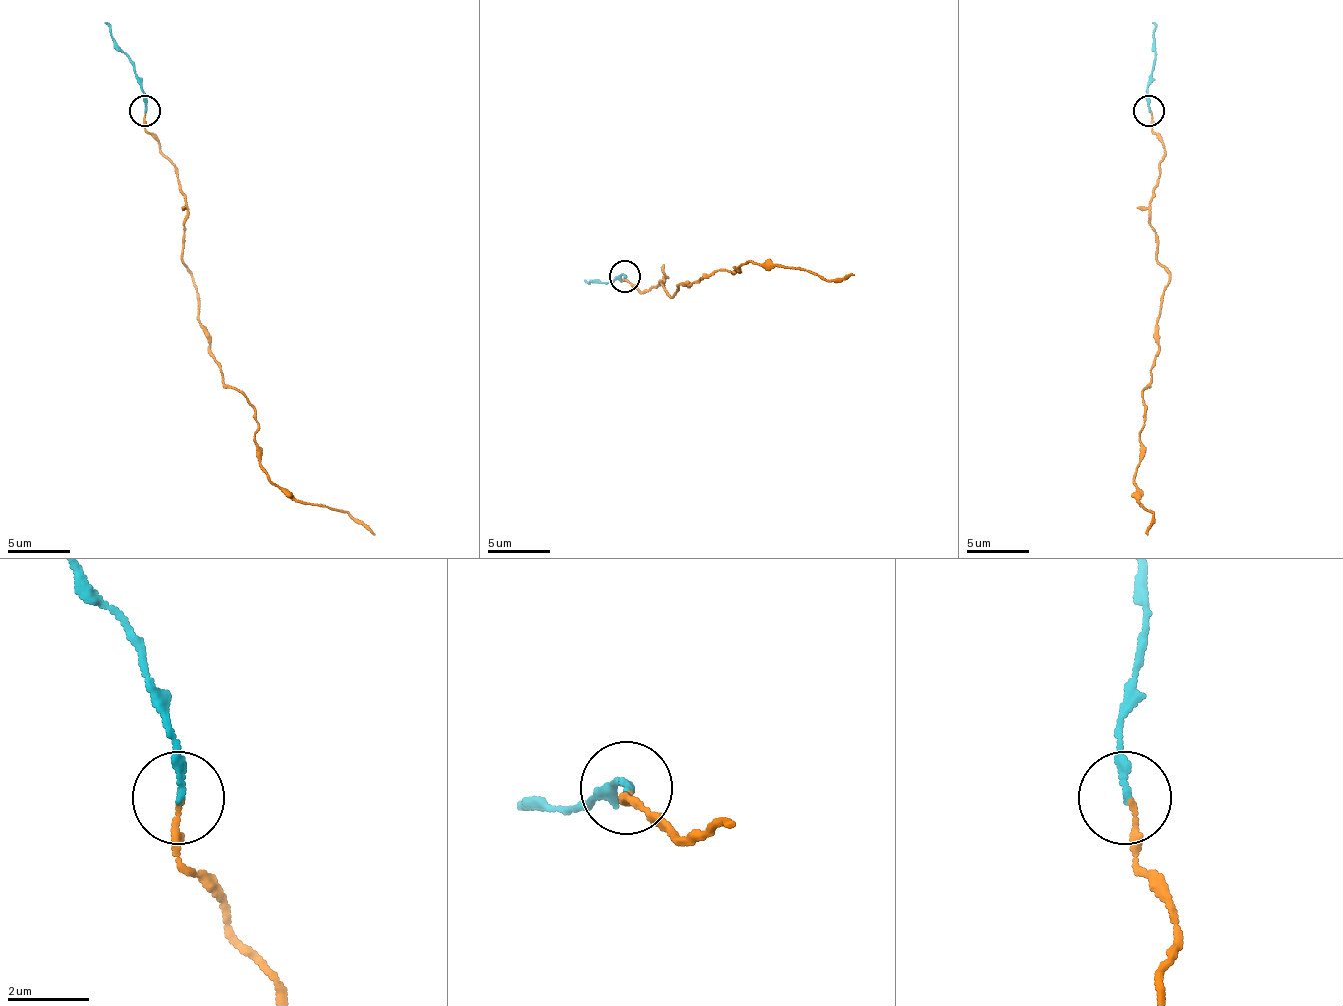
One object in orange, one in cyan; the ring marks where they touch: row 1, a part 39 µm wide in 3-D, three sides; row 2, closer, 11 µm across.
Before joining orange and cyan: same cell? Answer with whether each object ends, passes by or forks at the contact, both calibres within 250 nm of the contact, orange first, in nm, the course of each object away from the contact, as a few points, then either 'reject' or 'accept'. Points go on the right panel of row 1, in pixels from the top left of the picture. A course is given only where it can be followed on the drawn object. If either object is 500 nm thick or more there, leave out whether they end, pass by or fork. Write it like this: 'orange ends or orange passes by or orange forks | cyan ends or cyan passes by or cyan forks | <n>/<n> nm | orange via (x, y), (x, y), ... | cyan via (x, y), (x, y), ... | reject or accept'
orange ends | cyan ends | 130/180 nm | orange via (1151, 109), (1164, 144), (1151, 210), (1170, 282), (1142, 394), (1135, 473), (1148, 535) | cyan via (1148, 109), (1148, 81), (1154, 59), (1151, 22) | accept

